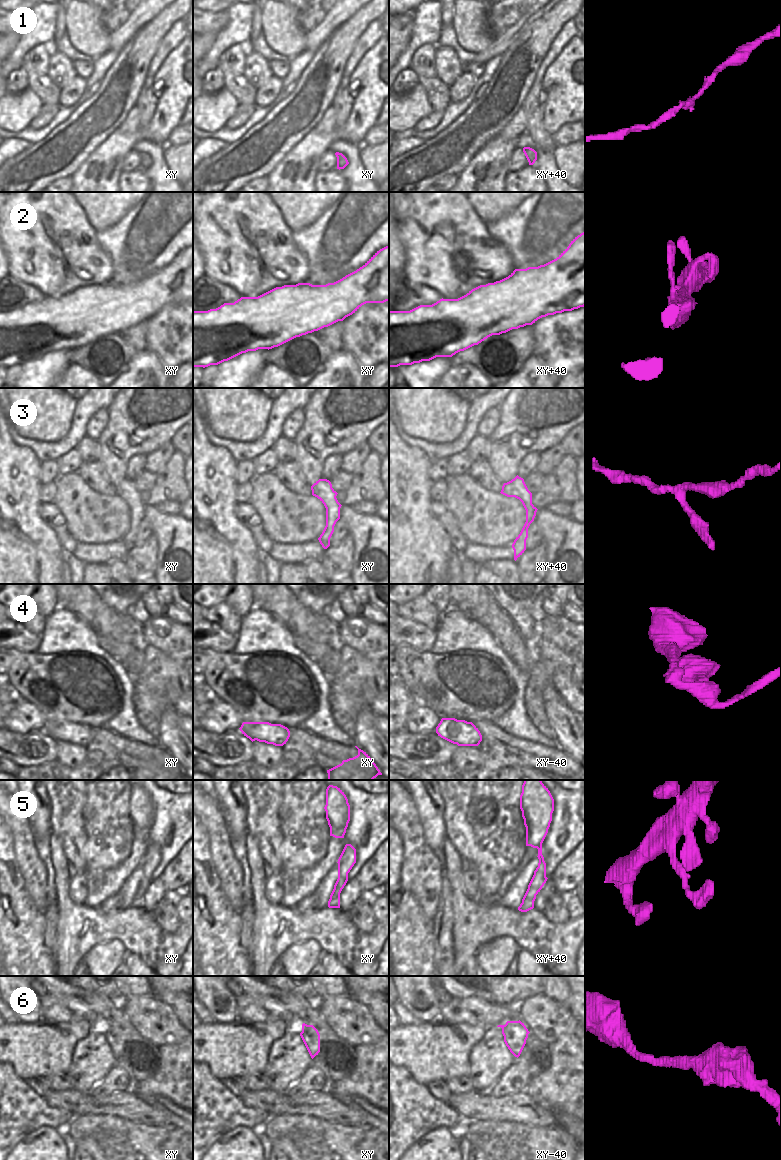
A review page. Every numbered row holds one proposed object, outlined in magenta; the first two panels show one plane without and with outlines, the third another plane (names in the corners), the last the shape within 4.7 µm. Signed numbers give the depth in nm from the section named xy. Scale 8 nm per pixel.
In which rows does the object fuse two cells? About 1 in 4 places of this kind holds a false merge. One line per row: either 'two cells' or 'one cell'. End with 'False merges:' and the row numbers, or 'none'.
1: one cell
2: one cell
3: one cell
4: one cell
5: one cell
6: one cell
False merges: none

